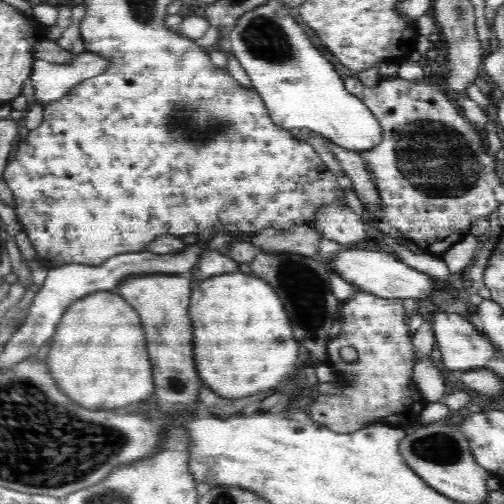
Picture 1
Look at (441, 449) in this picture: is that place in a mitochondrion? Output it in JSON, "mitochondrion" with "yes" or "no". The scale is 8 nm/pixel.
{"mitochondrion":"yes"}

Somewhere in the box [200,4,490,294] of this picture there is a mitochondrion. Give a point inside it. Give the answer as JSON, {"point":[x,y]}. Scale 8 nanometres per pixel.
{"point":[434,157]}

